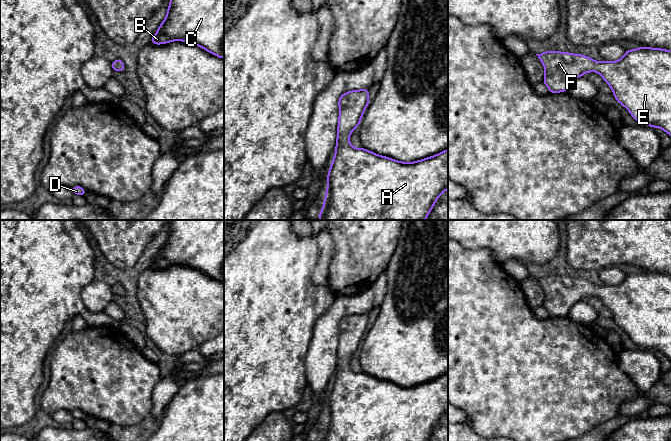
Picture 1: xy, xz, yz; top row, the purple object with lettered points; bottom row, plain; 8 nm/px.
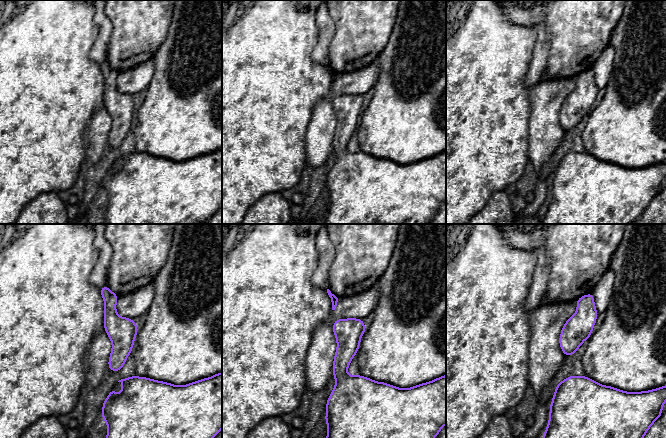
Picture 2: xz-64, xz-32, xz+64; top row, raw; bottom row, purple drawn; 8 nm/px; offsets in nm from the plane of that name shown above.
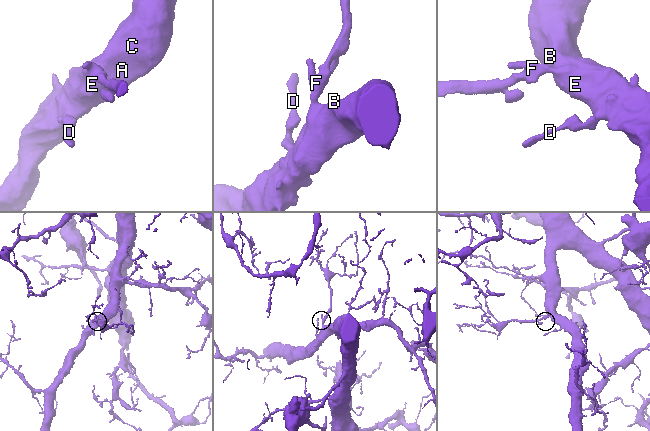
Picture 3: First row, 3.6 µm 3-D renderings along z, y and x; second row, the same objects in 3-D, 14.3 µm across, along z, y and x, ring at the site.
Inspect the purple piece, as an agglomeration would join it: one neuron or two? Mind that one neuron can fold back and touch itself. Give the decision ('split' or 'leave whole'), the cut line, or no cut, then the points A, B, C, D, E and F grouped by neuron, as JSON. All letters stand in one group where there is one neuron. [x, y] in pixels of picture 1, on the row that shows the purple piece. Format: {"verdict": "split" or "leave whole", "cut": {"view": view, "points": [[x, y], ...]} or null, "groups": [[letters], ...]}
{"verdict": "leave whole", "cut": null, "groups": [["A", "B", "C", "D", "E", "F"]]}

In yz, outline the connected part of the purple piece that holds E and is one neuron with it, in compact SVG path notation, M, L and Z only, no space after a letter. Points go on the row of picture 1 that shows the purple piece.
M645 46L636 50L626 48L620 60L599 63L588 56L569 52L546 51L536 55L544 66L542 82L550 93L567 92L576 78L595 71L612 88L616 101L630 112L636 122L661 128L671 136L671 51Z

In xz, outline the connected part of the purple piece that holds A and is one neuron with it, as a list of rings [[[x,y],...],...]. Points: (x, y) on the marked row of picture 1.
[[[369,88],[343,93],[338,99],[339,119],[334,159],[327,175],[327,190],[320,220],[425,220],[438,197],[448,189],[448,149],[415,162],[400,162],[365,148],[353,148],[349,136],[370,102]]]

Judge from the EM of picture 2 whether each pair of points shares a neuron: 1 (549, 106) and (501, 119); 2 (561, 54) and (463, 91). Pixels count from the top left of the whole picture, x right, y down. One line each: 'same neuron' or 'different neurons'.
1: different neurons
2: different neurons

